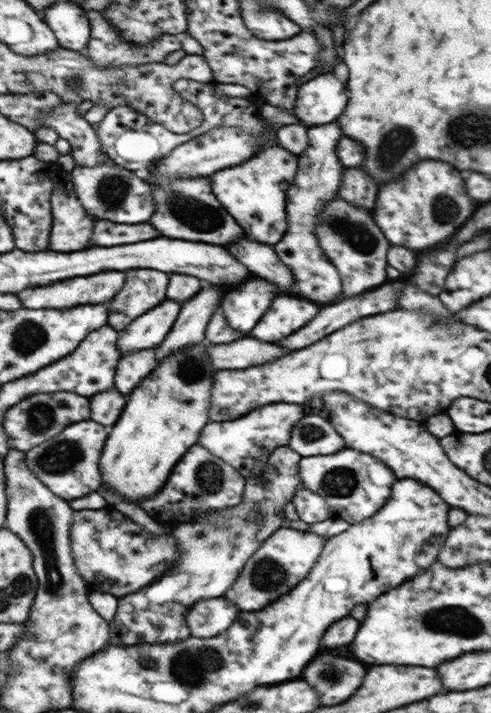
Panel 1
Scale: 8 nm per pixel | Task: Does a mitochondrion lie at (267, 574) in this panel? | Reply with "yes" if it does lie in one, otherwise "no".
yes

